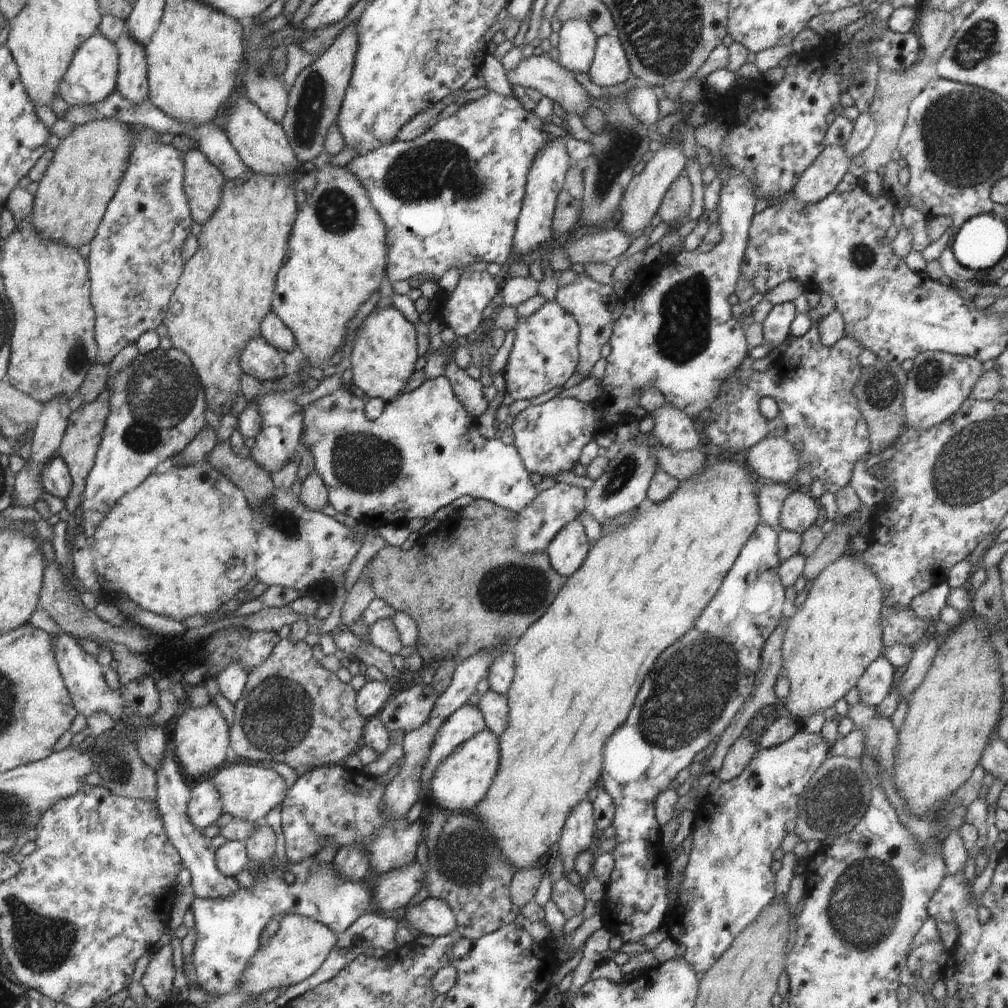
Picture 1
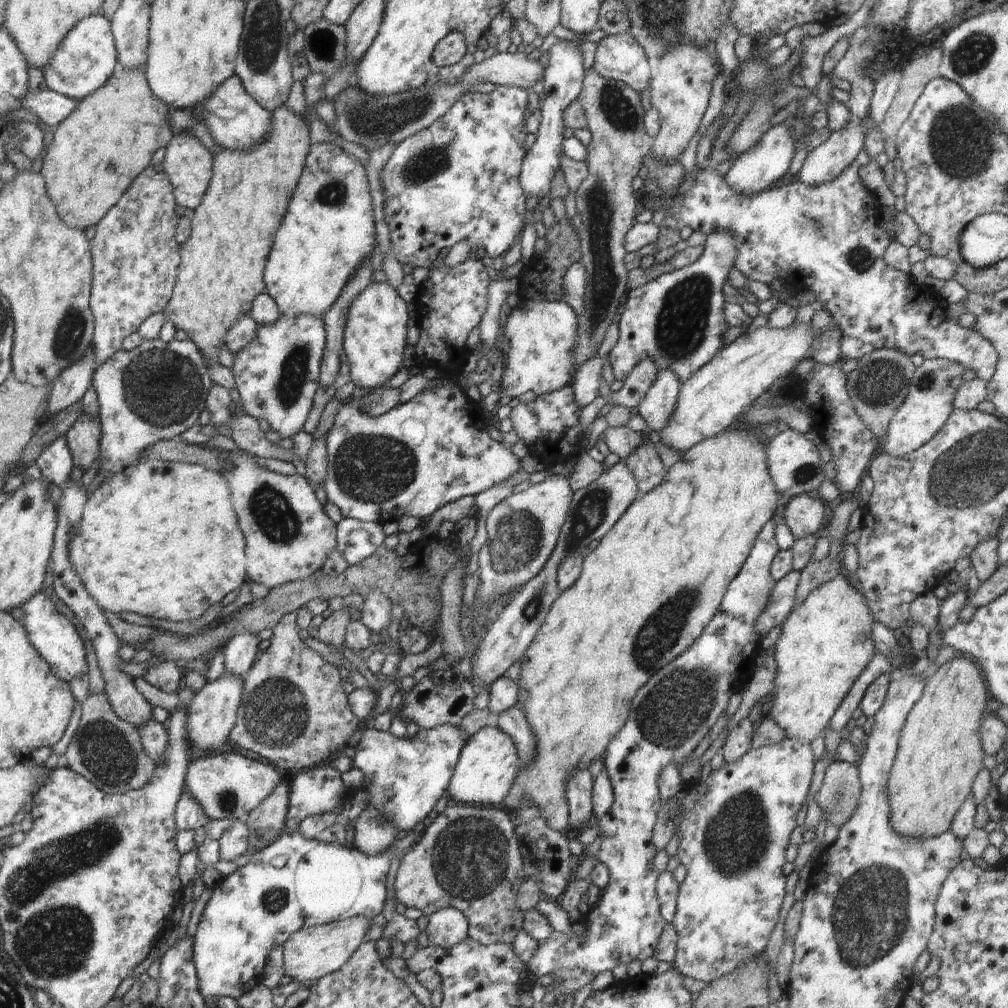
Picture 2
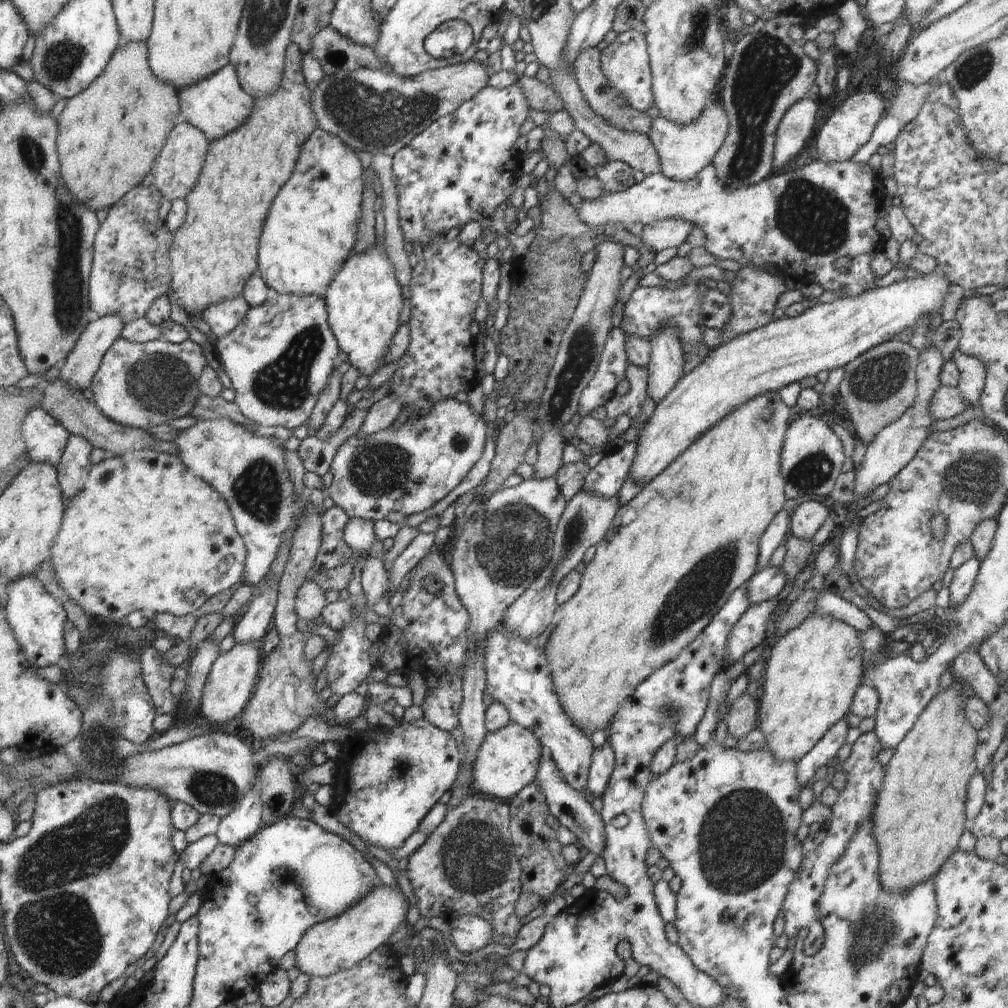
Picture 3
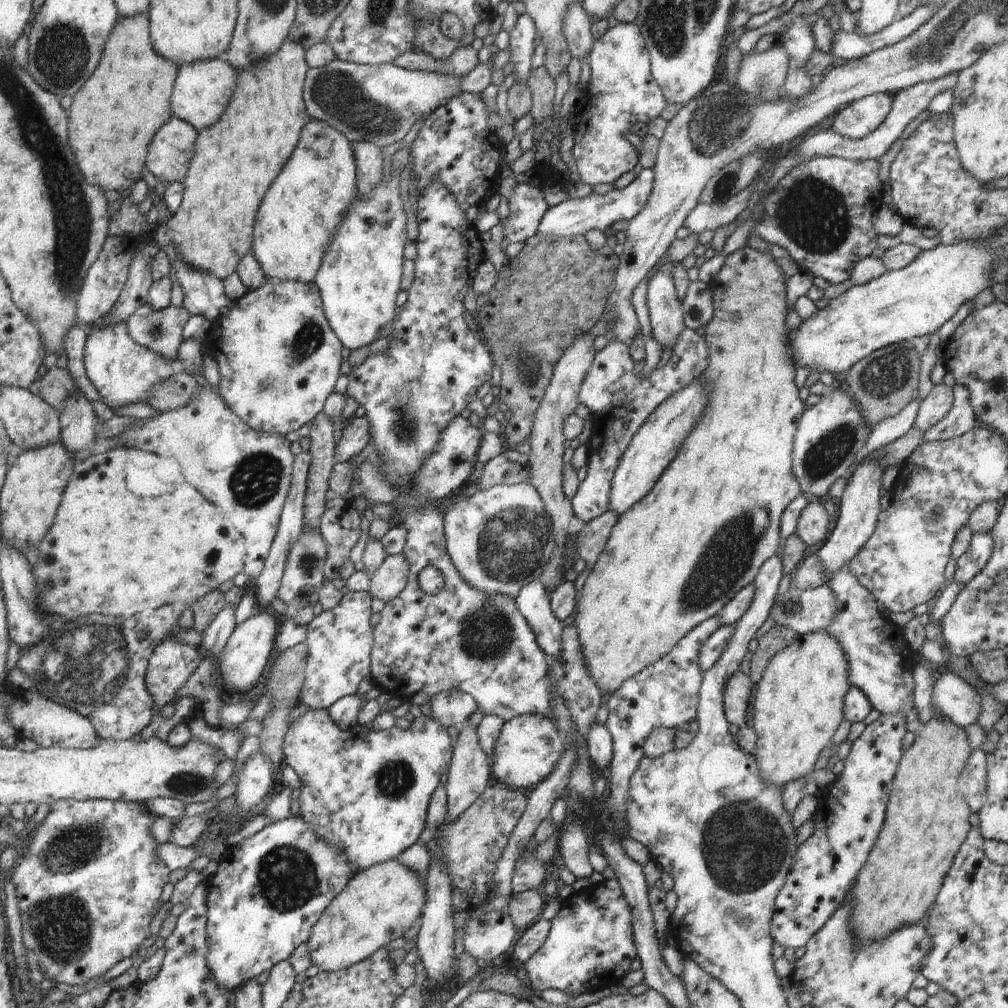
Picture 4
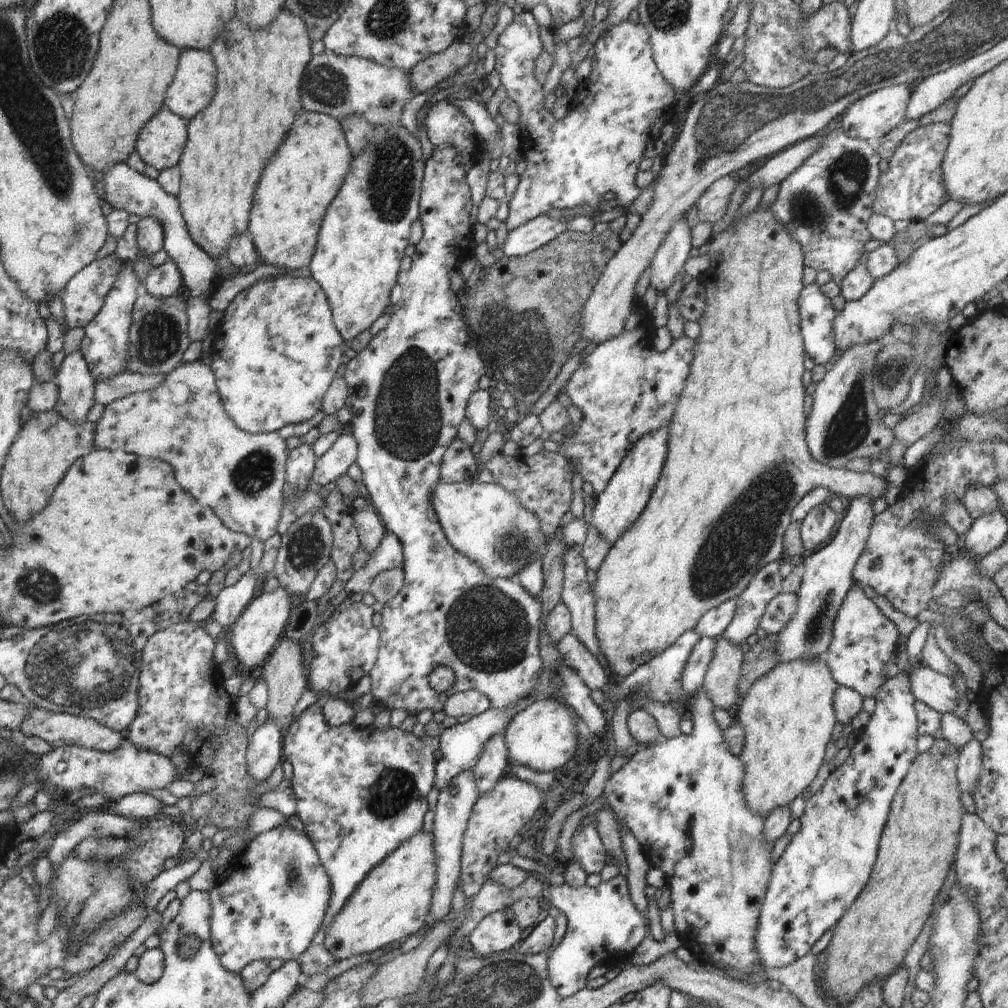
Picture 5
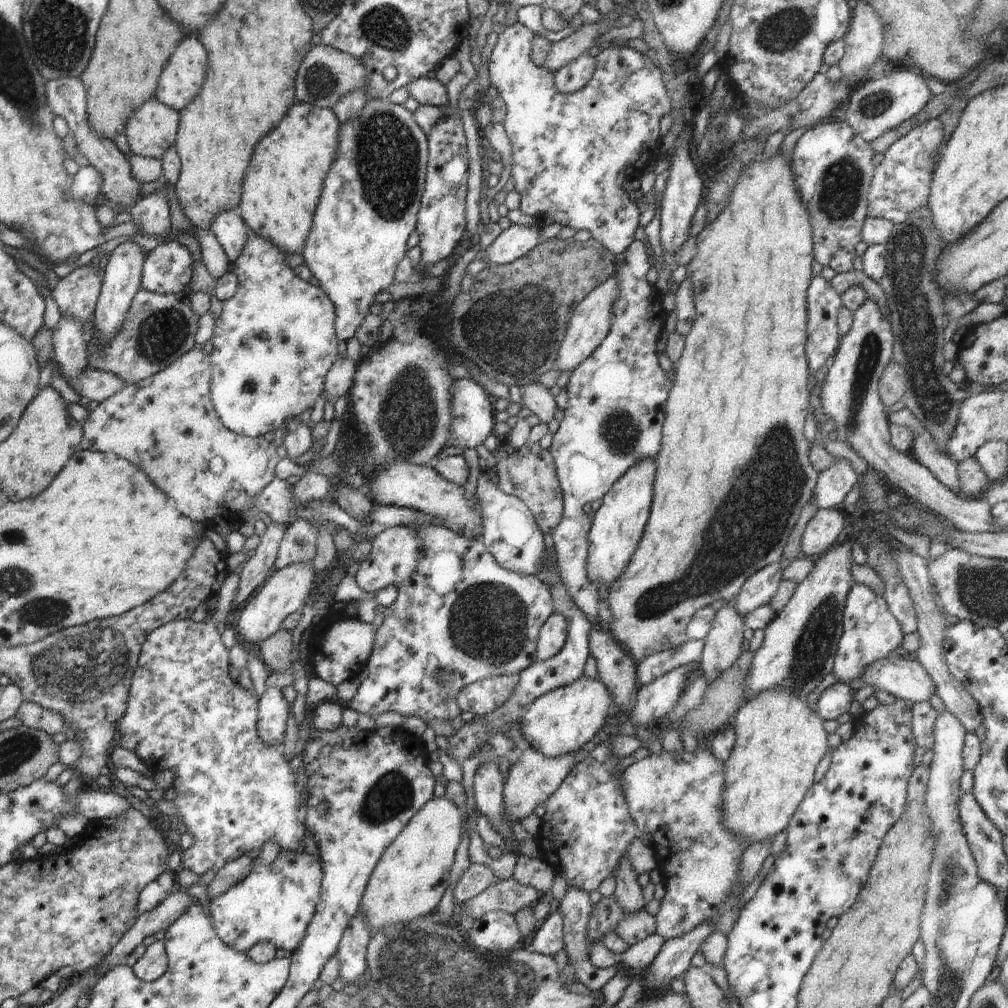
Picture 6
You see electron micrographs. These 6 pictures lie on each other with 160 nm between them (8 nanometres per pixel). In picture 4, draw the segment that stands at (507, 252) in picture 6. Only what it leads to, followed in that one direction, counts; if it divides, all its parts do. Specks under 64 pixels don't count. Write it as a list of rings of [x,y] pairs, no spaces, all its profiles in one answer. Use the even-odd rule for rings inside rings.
[[[642,169],[642,172],[623,189],[613,189],[605,194],[590,192],[579,199],[568,199],[550,207],[540,221],[537,233],[544,239],[584,235],[588,230],[606,231],[618,220],[632,220],[645,206],[649,199],[655,174],[653,169]]]

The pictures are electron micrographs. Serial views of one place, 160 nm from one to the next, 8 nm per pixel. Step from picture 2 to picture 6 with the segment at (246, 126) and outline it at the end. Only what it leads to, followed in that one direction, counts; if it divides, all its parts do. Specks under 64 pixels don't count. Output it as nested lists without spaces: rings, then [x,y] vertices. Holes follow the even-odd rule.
[[[184,36],[174,49],[174,54],[168,59],[160,75],[154,98],[162,104],[180,112],[183,108],[186,108],[201,91],[207,68],[207,50],[203,48],[203,44],[198,38]]]

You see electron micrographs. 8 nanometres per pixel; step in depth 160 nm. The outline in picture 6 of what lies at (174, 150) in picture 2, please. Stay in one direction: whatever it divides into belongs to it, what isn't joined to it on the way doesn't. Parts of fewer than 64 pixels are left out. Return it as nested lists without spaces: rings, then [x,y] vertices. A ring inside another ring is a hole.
[[[152,98],[133,112],[123,133],[134,155],[161,160],[164,153],[175,144],[178,125],[179,112]]]

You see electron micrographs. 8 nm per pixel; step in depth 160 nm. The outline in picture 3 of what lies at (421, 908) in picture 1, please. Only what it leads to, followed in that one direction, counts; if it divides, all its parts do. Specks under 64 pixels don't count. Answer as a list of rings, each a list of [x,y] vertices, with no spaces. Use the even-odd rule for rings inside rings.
[[[462,915],[447,923],[450,926],[450,940],[456,950],[470,953],[491,943],[491,926],[480,917]]]

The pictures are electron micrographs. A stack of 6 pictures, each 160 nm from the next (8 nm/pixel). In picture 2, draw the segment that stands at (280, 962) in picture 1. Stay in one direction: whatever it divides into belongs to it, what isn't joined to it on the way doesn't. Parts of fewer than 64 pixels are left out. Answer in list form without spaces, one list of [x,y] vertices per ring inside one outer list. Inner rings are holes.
[[[352,917],[328,924],[303,926],[293,932],[283,946],[284,974],[293,981],[306,983],[337,971],[362,944],[370,919]]]

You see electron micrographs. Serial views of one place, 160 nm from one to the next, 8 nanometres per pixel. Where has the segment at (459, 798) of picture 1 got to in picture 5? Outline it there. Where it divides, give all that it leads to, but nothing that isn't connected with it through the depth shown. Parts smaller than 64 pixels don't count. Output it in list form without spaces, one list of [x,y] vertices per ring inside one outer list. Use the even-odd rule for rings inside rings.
[[[540,698],[514,713],[503,732],[509,762],[538,772],[558,770],[573,760],[581,731],[584,731],[582,722],[571,707],[562,700]]]

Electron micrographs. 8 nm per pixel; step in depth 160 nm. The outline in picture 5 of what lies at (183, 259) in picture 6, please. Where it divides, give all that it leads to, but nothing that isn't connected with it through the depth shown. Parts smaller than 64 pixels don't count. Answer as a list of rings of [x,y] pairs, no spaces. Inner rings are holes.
[[[168,259],[164,265],[152,268],[146,277],[142,290],[149,295],[166,298],[176,295],[182,285],[181,274],[172,259]]]

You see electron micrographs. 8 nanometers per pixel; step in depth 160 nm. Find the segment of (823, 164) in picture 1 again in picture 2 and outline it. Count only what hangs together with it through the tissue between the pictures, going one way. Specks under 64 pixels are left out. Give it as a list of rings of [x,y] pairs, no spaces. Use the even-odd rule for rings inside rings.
[[[851,120],[846,128],[831,133],[820,146],[814,147],[808,152],[802,167],[796,174],[796,180],[815,187],[838,178],[850,165],[855,164],[858,152],[864,148],[865,136],[860,120]]]

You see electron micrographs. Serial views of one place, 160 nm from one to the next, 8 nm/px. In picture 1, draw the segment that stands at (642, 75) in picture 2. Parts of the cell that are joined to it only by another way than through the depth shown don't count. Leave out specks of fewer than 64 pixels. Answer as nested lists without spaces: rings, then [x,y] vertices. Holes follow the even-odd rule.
[[[615,33],[602,36],[597,40],[588,76],[592,83],[600,88],[610,88],[633,76],[632,68],[628,64],[628,56]]]

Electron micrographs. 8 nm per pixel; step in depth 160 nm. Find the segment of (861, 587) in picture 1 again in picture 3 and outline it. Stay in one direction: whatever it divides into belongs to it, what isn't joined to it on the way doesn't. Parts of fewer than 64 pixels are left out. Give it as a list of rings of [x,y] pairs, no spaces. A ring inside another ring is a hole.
[[[810,613],[796,628],[772,641],[766,653],[764,696],[761,698],[757,717],[764,733],[768,750],[781,761],[794,759],[798,762],[830,730],[833,724],[851,710],[856,689],[863,680],[863,648],[858,631],[843,620]]]

